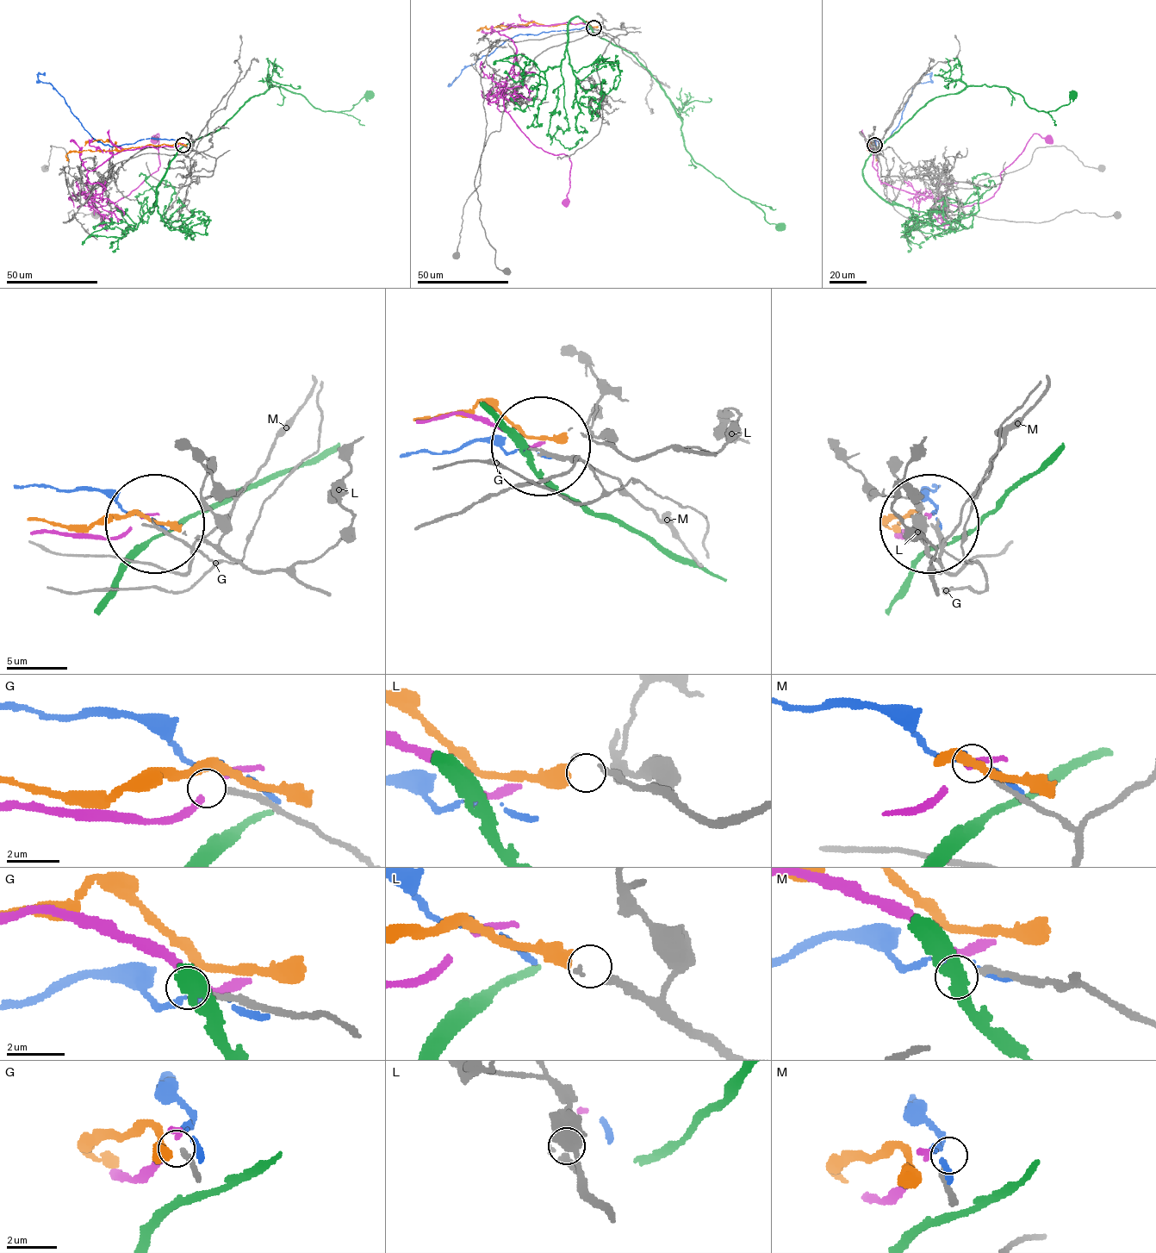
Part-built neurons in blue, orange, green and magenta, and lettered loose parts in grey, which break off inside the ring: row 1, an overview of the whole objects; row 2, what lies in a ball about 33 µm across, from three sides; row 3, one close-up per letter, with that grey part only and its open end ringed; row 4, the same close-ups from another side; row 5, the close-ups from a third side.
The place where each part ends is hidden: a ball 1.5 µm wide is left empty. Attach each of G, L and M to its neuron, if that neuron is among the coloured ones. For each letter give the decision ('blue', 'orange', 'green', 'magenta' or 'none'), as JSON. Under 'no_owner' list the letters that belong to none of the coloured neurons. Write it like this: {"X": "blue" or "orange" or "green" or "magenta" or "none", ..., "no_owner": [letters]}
{"G": "none", "L": "orange", "M": "none", "no_owner": ["G", "M"]}

